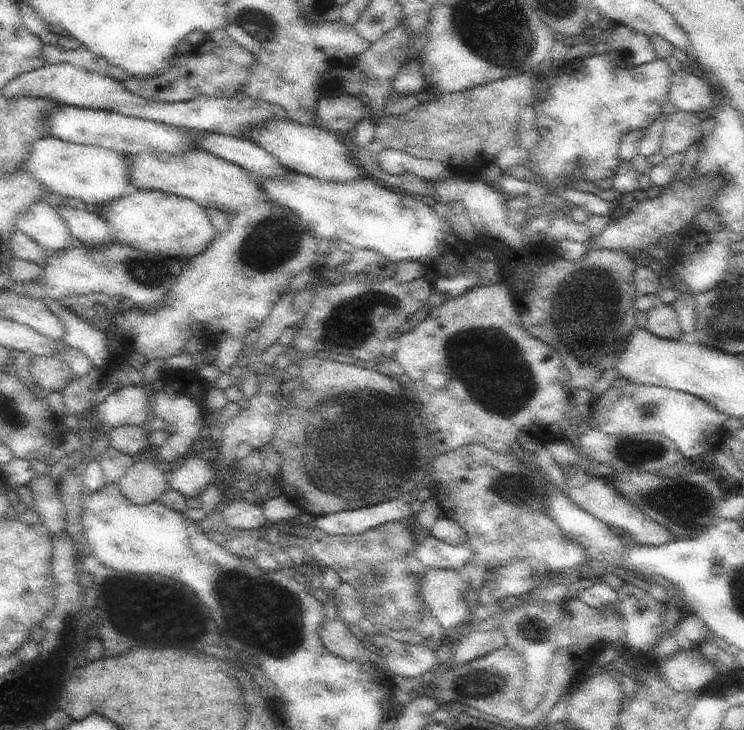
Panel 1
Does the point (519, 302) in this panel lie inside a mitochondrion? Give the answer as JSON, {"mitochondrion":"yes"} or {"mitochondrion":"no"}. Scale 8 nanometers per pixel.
{"mitochondrion":"no"}

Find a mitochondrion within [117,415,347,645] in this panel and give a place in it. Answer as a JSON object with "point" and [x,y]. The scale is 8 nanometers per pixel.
{"point":[159,592]}

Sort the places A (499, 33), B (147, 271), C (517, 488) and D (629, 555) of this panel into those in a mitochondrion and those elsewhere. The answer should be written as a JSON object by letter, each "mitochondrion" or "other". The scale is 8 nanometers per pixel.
{"A":"mitochondrion","B":"mitochondrion","C":"mitochondrion","D":"other"}

